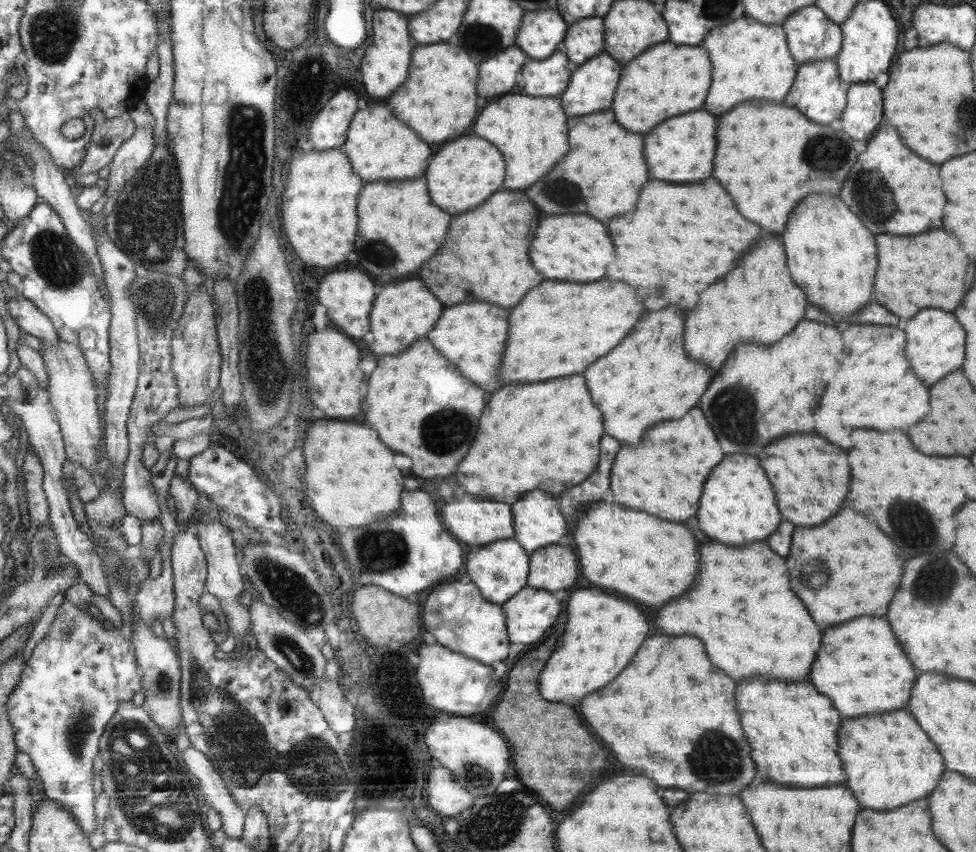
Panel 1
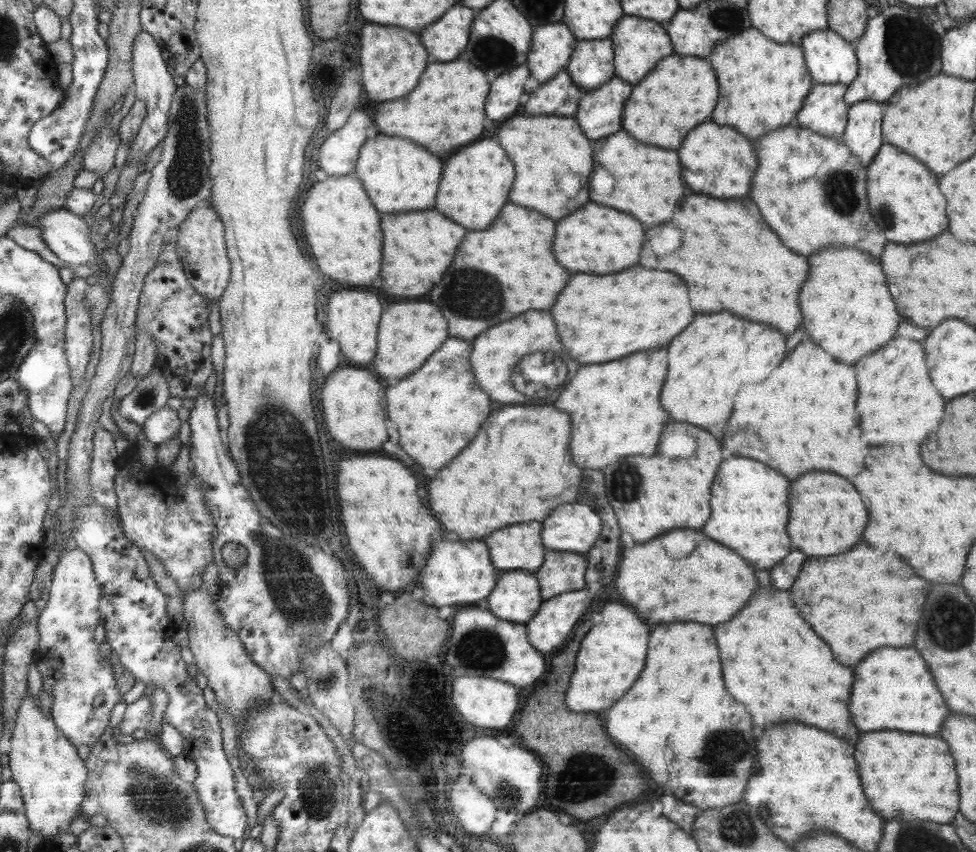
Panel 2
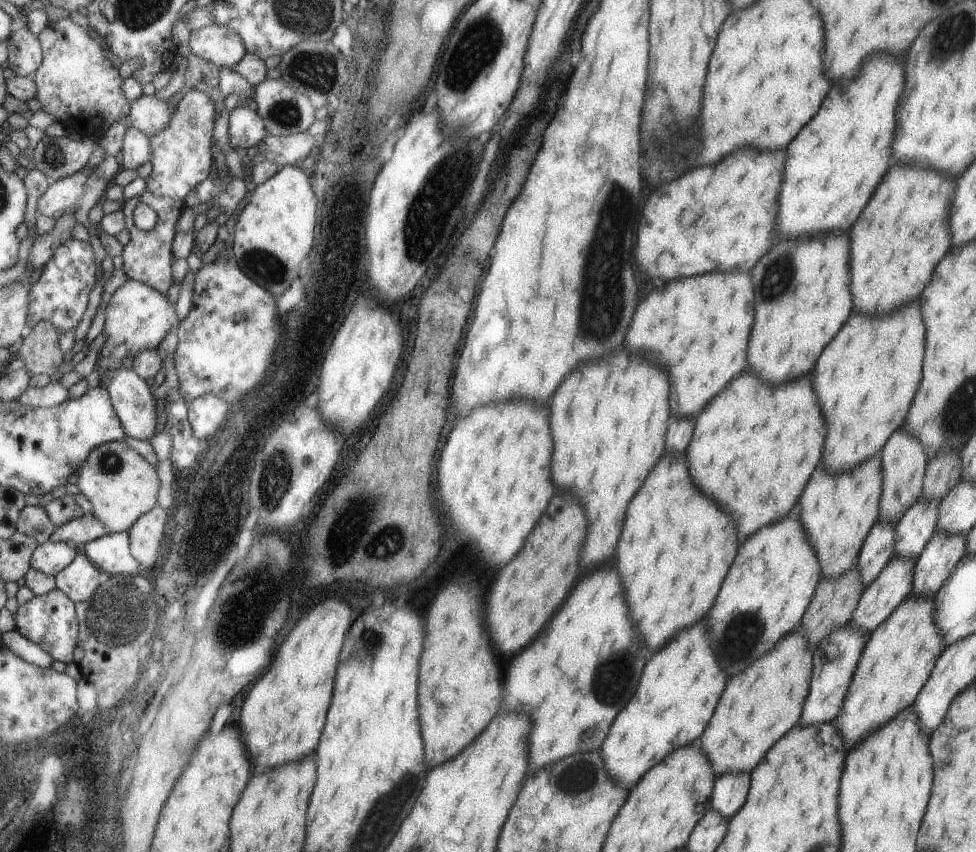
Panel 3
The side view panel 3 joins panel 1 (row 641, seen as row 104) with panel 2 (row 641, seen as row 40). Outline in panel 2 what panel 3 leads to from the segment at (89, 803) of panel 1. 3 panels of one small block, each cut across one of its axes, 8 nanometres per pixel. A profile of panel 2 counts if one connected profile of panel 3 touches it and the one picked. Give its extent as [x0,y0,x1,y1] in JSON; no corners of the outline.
[36,547,125,749]

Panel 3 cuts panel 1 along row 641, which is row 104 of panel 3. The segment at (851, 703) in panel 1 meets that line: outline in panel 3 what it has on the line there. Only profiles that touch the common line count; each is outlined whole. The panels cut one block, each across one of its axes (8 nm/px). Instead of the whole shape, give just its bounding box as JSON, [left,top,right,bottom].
[779,54,903,238]

